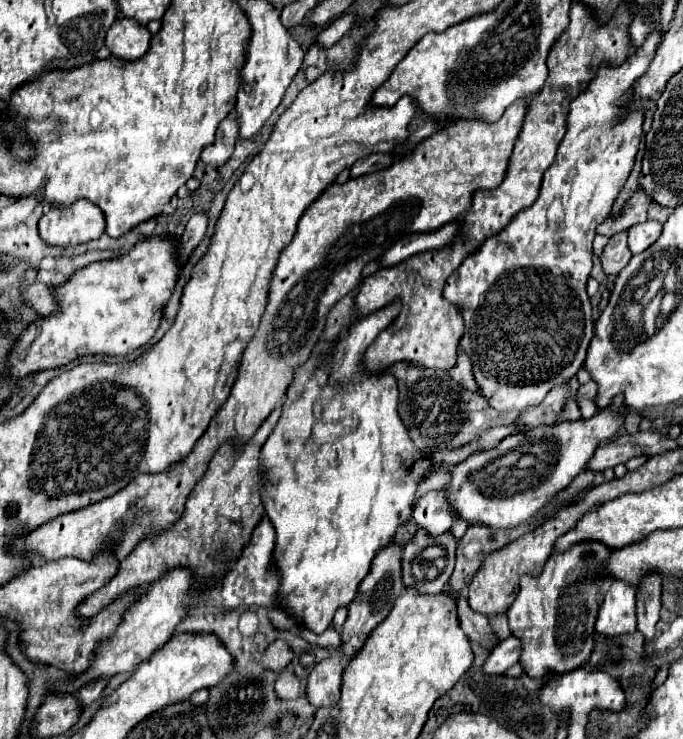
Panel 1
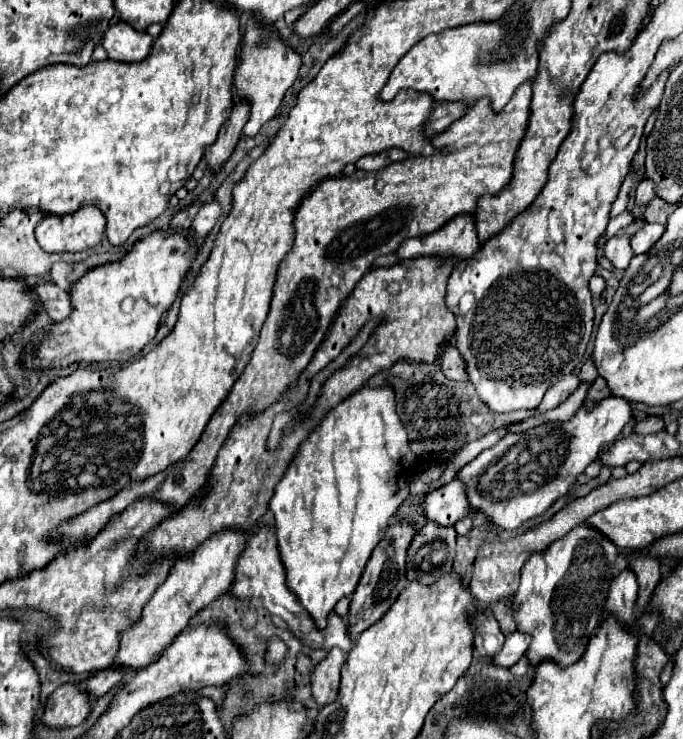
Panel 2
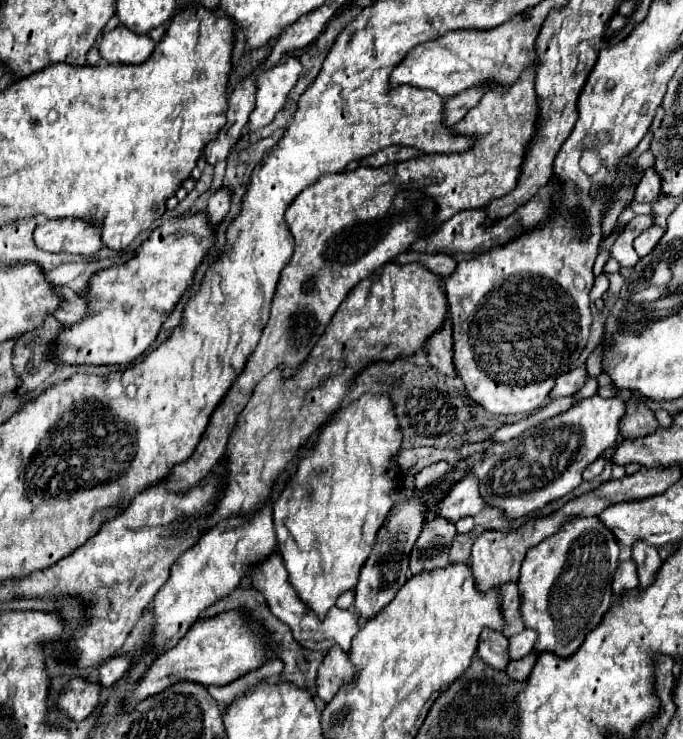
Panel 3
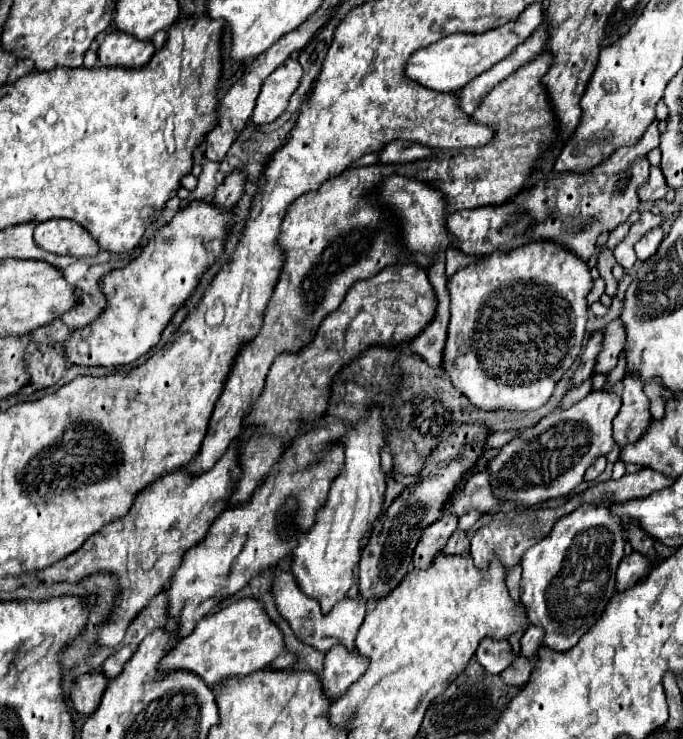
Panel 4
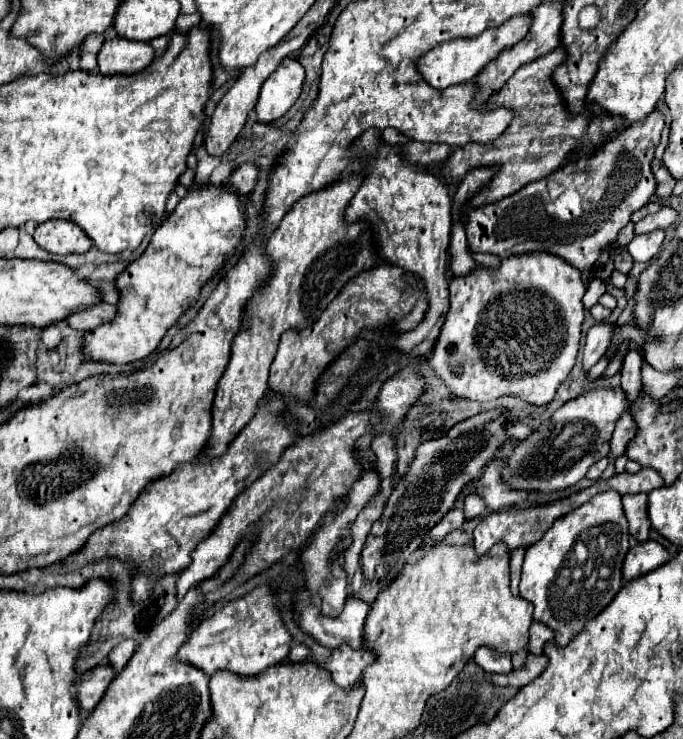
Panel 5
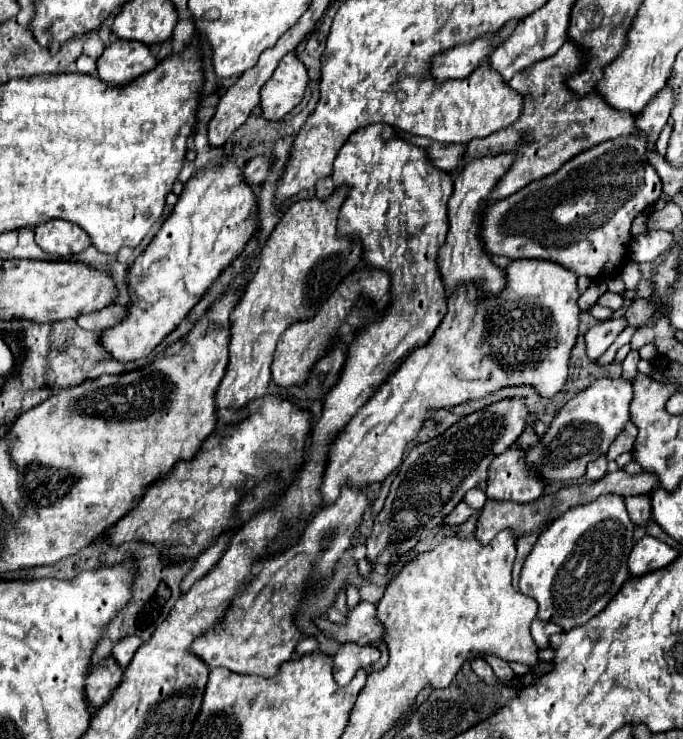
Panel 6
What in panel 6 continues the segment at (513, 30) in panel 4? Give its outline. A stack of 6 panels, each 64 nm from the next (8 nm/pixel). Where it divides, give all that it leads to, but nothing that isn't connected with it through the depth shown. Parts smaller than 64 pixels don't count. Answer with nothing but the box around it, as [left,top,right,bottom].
[432,34,502,82]

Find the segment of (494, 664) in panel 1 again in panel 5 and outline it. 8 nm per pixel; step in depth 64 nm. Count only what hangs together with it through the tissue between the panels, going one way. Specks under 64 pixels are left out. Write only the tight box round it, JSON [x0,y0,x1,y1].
[530,622,554,654]

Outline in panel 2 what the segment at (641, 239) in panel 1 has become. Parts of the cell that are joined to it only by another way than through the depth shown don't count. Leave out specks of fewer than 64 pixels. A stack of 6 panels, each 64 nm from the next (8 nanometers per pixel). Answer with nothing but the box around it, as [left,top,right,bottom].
[632,224,664,254]

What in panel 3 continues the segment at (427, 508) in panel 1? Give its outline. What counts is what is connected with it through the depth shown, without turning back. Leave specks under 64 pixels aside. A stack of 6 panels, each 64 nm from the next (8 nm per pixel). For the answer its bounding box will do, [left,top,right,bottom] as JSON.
[438,476,486,522]

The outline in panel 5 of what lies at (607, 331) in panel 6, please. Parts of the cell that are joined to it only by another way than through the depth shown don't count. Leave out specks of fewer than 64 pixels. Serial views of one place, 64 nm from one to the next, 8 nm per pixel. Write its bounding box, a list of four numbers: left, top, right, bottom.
[584,322,616,370]

